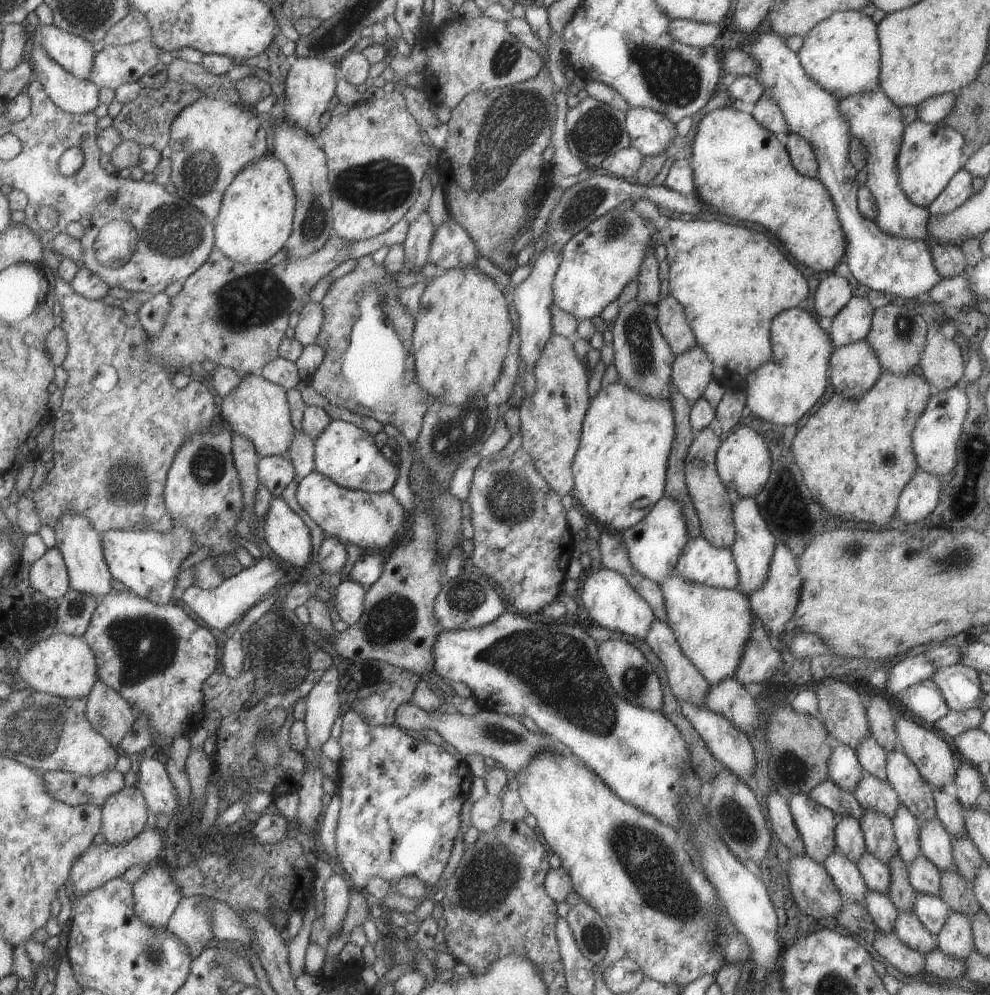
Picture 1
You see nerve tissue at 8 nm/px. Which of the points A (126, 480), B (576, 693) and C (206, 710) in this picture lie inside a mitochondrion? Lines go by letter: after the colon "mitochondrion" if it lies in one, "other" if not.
A: mitochondrion
B: mitochondrion
C: other

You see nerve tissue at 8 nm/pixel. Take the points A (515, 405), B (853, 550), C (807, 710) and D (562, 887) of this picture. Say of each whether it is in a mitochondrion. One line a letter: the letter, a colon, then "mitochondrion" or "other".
A: other
B: mitochondrion
C: other
D: other

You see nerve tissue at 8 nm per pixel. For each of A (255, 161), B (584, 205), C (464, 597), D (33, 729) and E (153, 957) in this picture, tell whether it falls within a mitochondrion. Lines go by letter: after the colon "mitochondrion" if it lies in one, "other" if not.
A: other
B: mitochondrion
C: mitochondrion
D: mitochondrion
E: mitochondrion

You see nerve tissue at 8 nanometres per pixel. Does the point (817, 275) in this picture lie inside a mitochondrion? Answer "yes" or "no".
no

